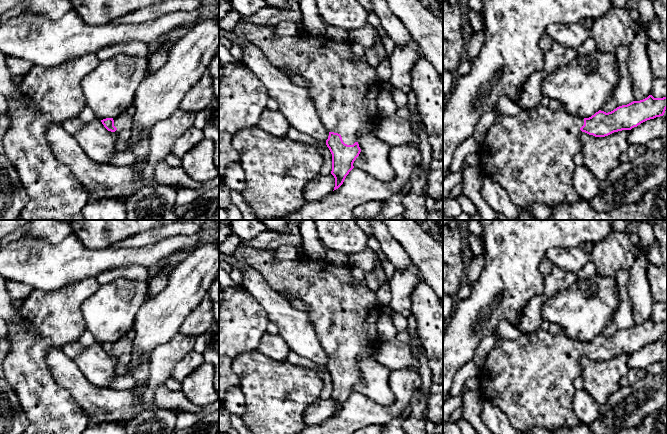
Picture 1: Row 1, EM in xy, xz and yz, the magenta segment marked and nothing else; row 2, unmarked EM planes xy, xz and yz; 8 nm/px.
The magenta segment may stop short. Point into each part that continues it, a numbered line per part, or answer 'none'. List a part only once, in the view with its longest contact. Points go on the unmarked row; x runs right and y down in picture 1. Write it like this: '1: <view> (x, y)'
1: xz (344, 317)

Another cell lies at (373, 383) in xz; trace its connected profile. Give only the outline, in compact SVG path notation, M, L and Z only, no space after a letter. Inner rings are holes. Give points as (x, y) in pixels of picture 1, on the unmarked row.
M373 355L360 358L357 364L361 376L353 387L380 406L390 406L395 401L395 395L389 385L391 370L381 364Z

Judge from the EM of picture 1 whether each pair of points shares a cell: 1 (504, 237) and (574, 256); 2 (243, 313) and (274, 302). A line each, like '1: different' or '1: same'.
1: different
2: different

